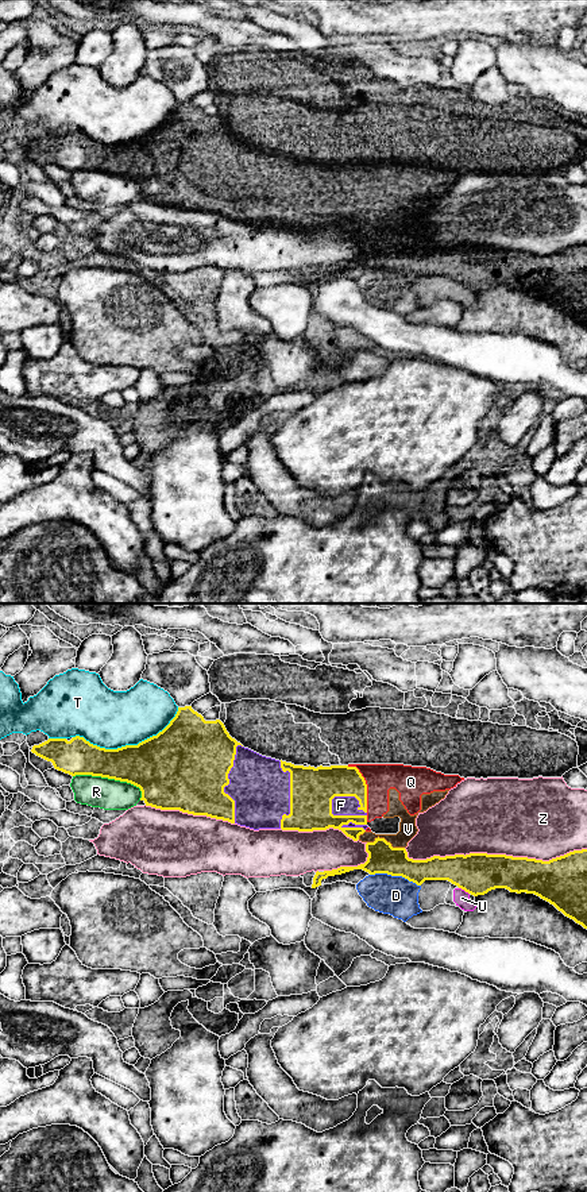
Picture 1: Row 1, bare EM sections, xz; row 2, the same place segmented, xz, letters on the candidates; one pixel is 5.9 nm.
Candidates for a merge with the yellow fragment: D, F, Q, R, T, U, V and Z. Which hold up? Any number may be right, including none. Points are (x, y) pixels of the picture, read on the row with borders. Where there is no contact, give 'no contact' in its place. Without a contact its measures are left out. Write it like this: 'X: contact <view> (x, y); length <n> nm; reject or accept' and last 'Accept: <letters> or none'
D: contact xz (396, 875); length 320 nm; reject
F: contact xz (352, 795); length 240 nm; accept
Q: contact xz (366, 786); length 300 nm; accept
R: contact xz (111, 778); length 440 nm; reject
T: contact xz (128, 745); length 650 nm; reject
U: contact xz (464, 890); length 80 nm; reject
V: contact xz (385, 840); length 220 nm; accept
Z: contact xz (493, 855); length 1100 nm; reject
Accept: F, Q, V

